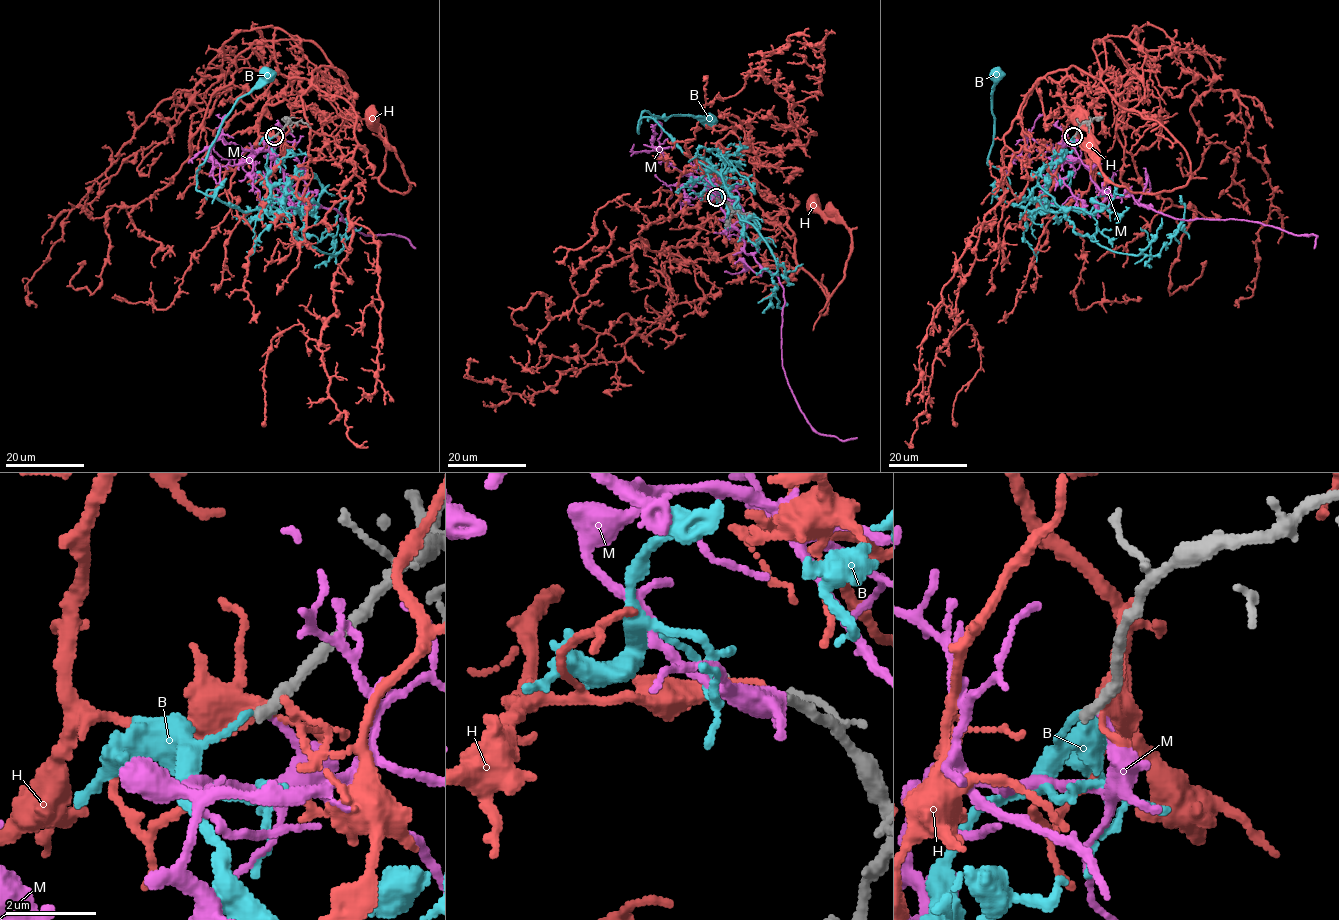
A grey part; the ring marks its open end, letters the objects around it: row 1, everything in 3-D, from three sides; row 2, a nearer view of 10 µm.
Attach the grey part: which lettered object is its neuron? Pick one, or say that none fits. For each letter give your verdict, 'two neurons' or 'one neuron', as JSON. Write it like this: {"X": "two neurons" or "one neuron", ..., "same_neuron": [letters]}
{"B": "two neurons", "H": "two neurons", "M": "two neurons", "same_neuron": []}

